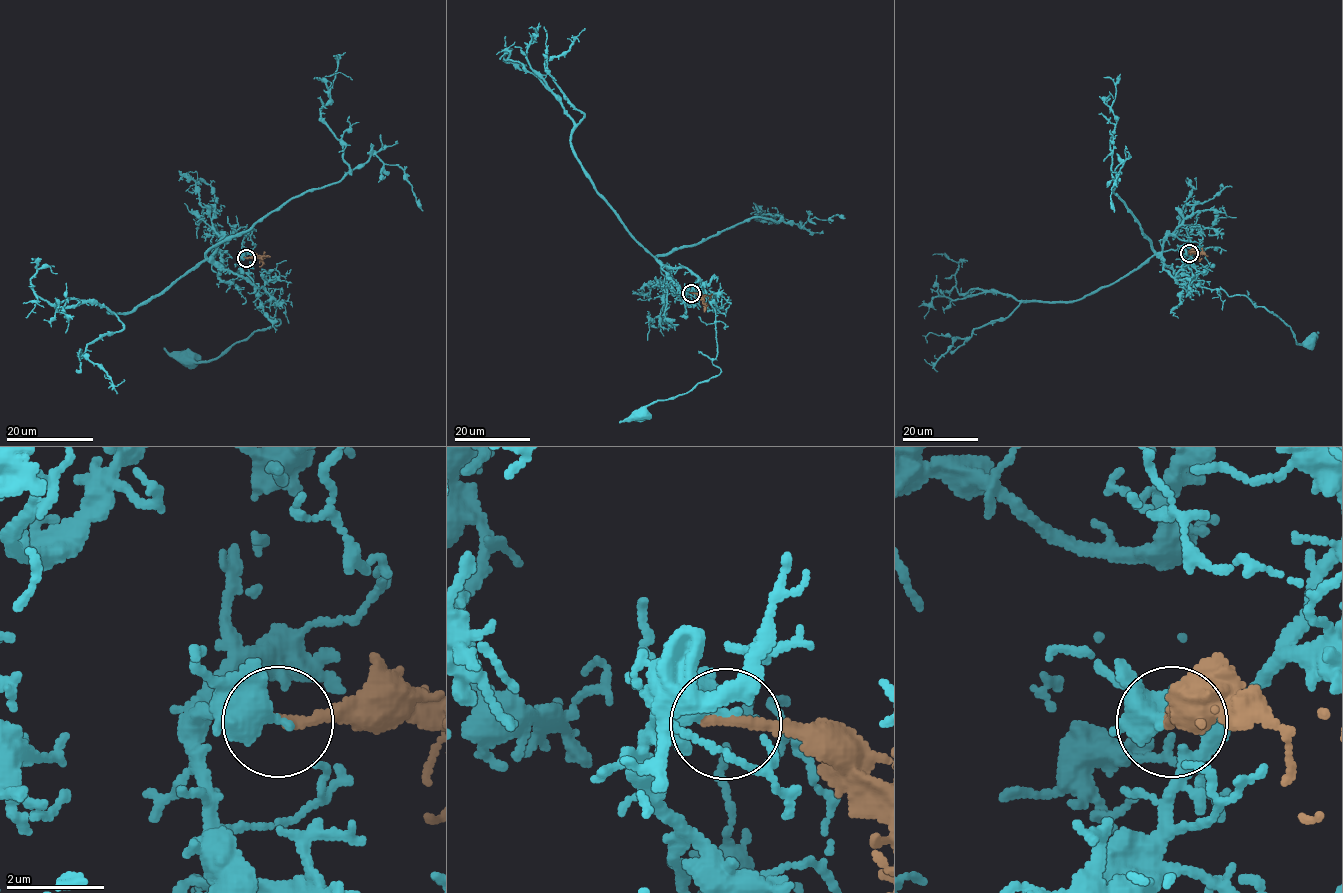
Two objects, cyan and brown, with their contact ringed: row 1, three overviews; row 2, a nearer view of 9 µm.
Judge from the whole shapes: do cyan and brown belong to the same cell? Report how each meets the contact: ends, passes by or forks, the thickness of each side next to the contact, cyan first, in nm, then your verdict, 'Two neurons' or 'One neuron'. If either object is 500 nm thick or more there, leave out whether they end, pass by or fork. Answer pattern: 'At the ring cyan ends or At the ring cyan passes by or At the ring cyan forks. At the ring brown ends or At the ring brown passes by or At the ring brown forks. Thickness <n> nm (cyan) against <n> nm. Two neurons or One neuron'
Thickness 500 nm (cyan) against 240 nm. One neuron

